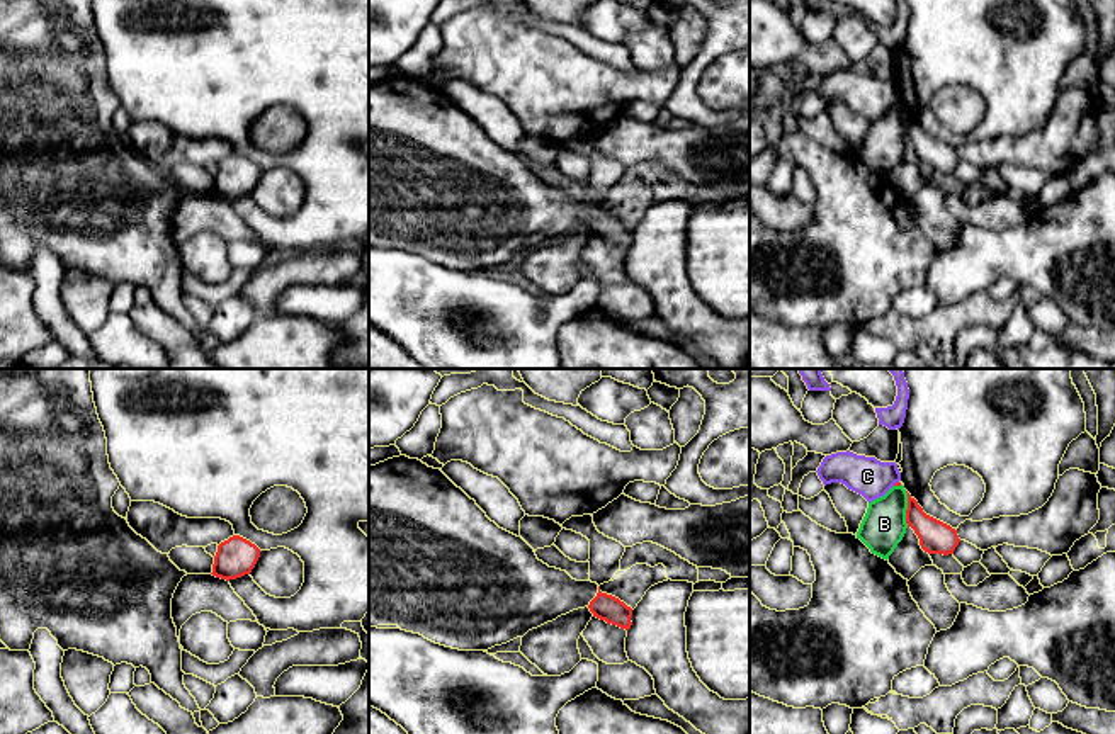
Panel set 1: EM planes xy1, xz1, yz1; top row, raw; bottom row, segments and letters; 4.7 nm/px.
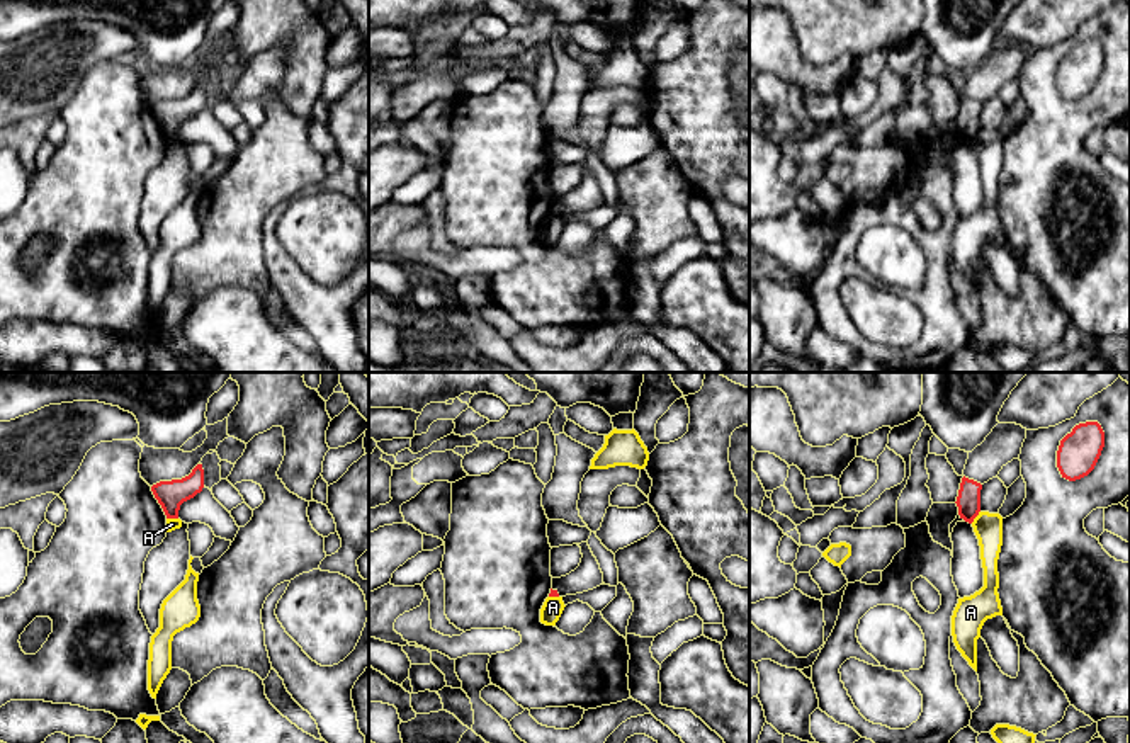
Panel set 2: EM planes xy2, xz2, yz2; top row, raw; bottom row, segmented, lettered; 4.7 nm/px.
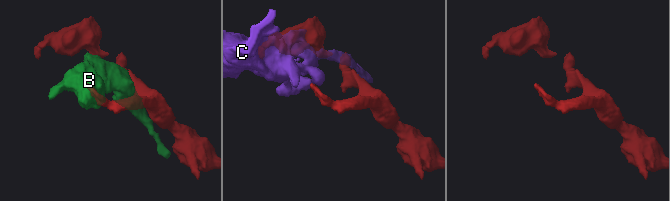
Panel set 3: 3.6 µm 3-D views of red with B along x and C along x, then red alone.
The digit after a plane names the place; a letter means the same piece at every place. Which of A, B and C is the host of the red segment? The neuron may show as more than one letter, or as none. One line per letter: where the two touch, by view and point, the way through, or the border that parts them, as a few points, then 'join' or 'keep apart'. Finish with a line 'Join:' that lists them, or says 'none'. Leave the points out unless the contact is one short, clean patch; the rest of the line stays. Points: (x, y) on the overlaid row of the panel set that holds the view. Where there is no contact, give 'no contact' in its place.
A: yz2 (976, 516) | along yz2 (979, 510), (971, 522) | keep apart
B: yz1 (908, 508) | keep apart
C: yz1 (896, 483) | along yz1 (898, 481), (893, 485) | keep apart
Join: none

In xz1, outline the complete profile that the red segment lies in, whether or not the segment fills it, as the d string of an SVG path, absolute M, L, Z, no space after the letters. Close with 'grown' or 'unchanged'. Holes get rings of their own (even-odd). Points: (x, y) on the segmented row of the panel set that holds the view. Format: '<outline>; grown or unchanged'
M406 455L369 466L369 627L398 625L401 630L420 634L445 647L459 651L488 651L517 637L524 637L529 630L585 607L590 608L593 617L605 620L607 624L625 630L632 625L631 607L612 595L602 593L597 583L576 581L566 571L549 567L539 561L534 549L522 537L517 537L491 522L476 501L457 488L440 469L428 467L422 460Z; grown

